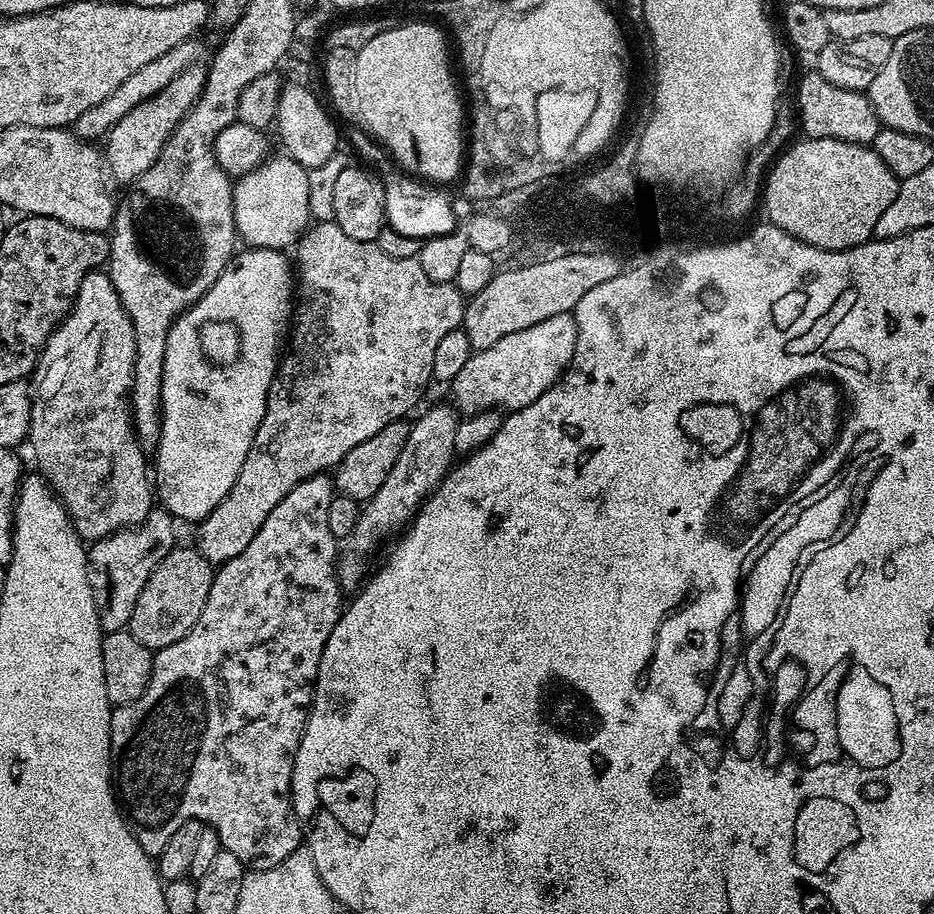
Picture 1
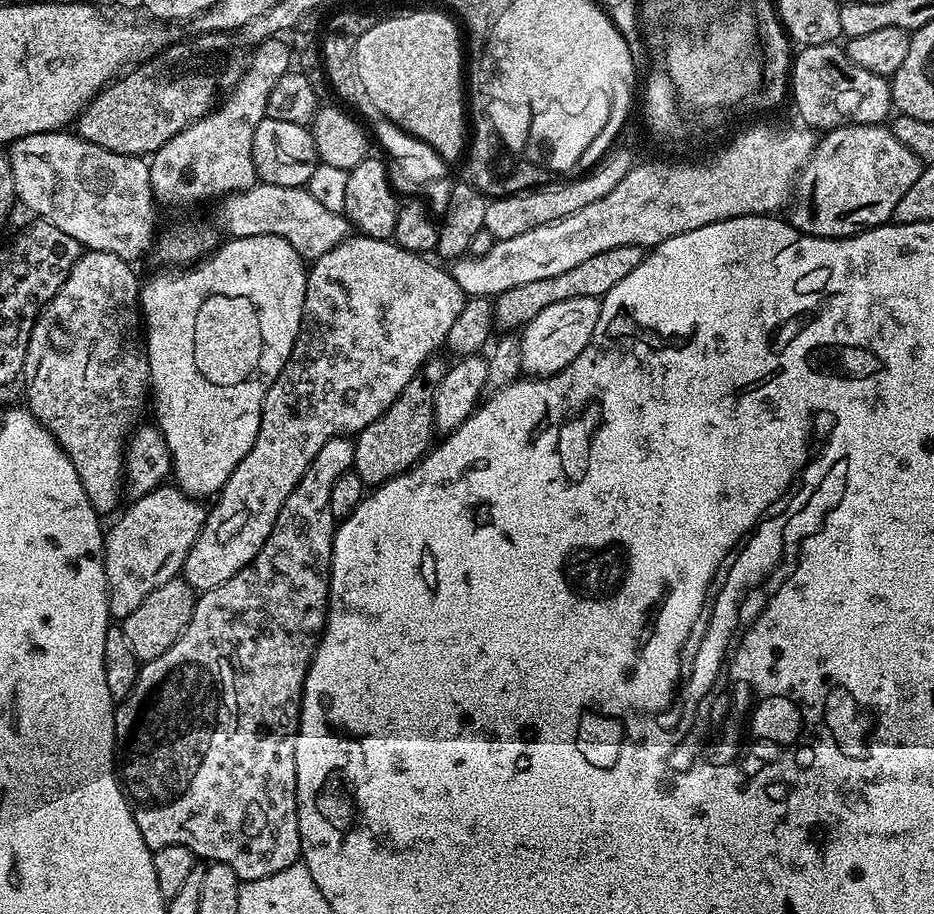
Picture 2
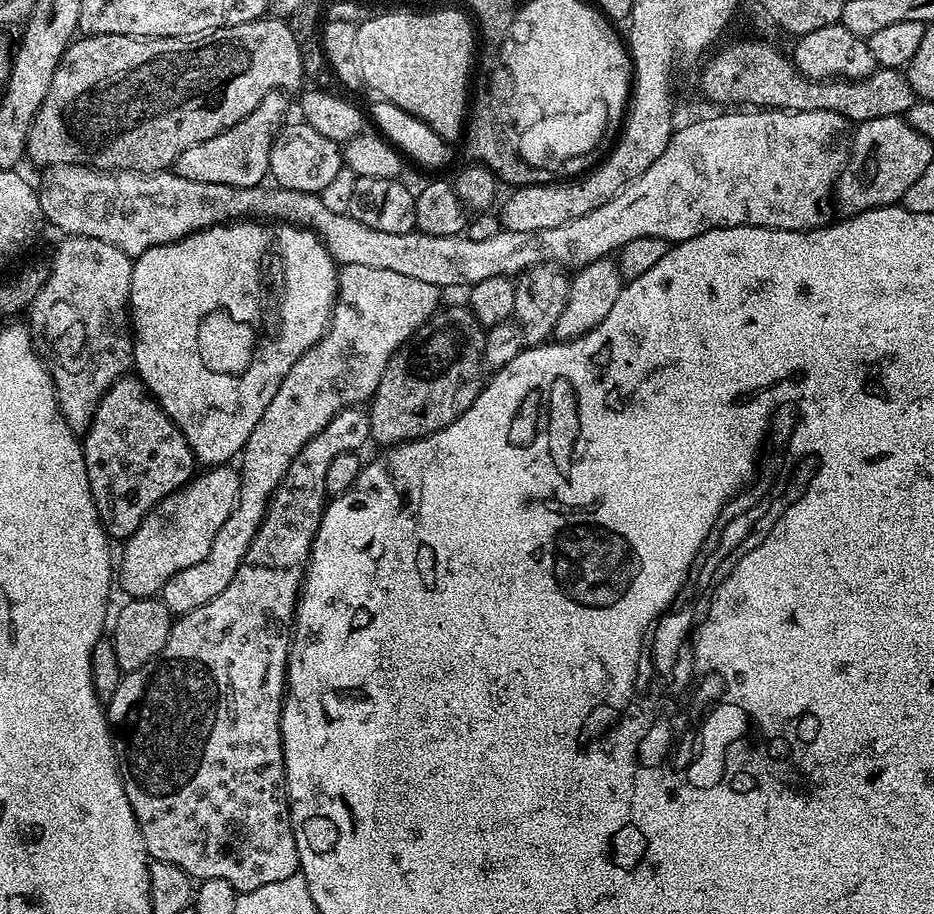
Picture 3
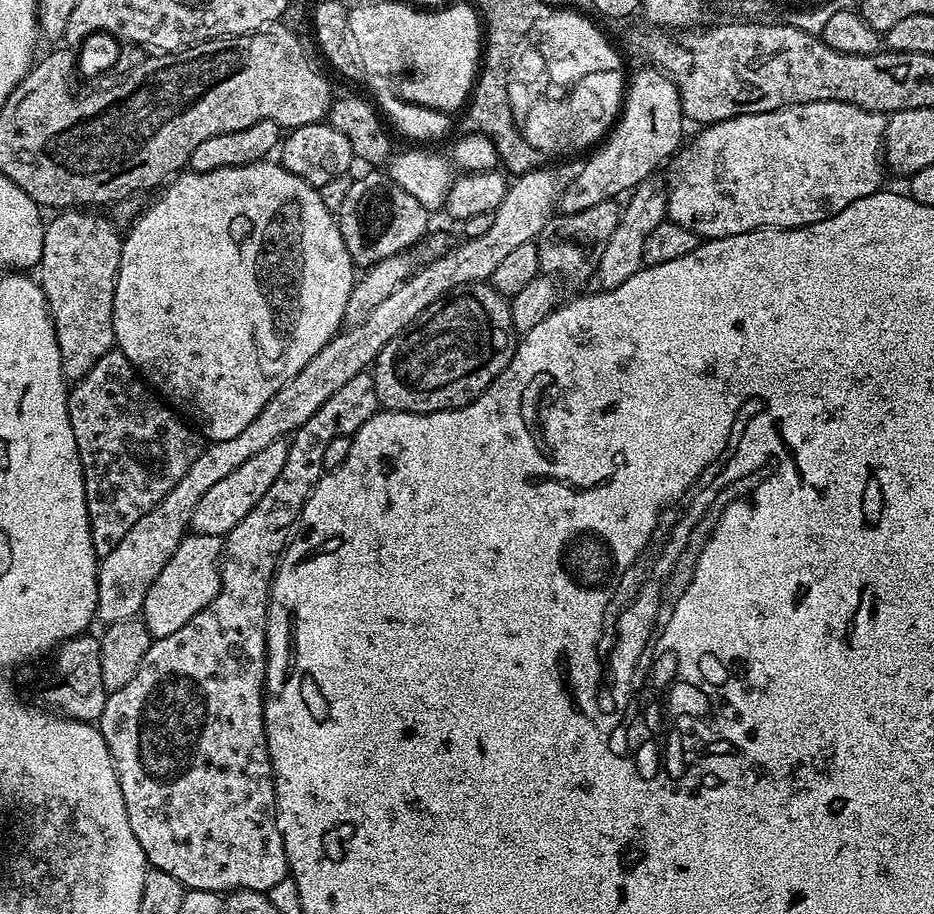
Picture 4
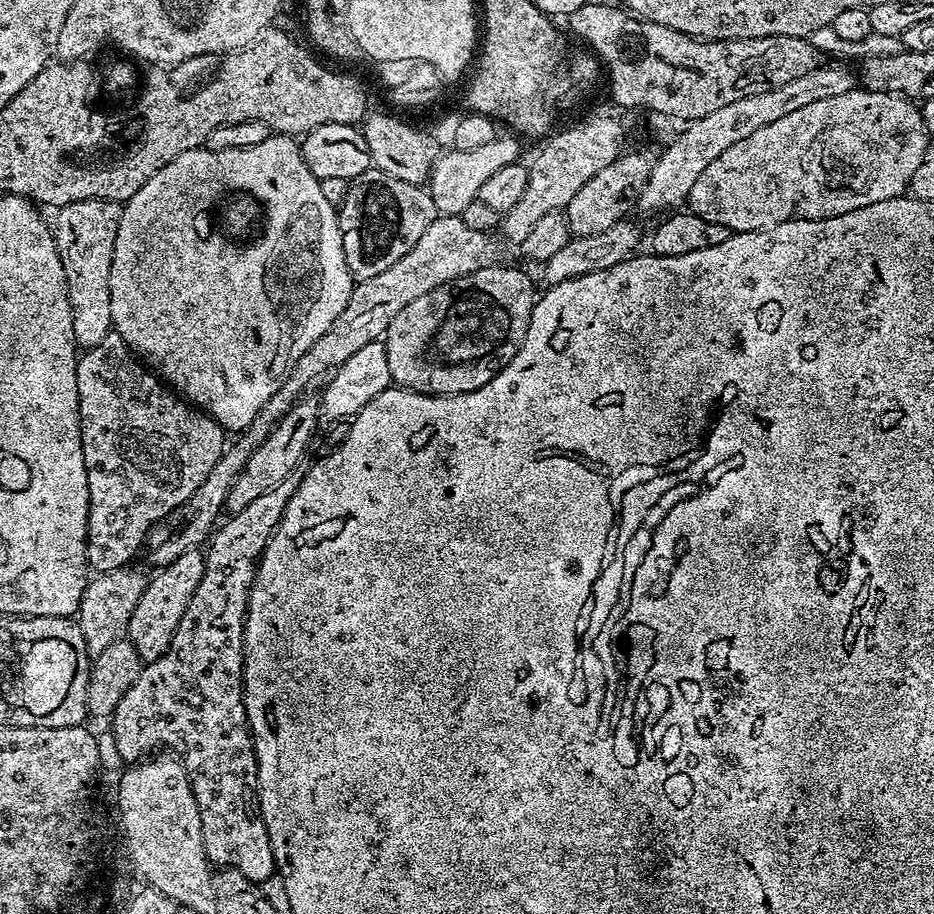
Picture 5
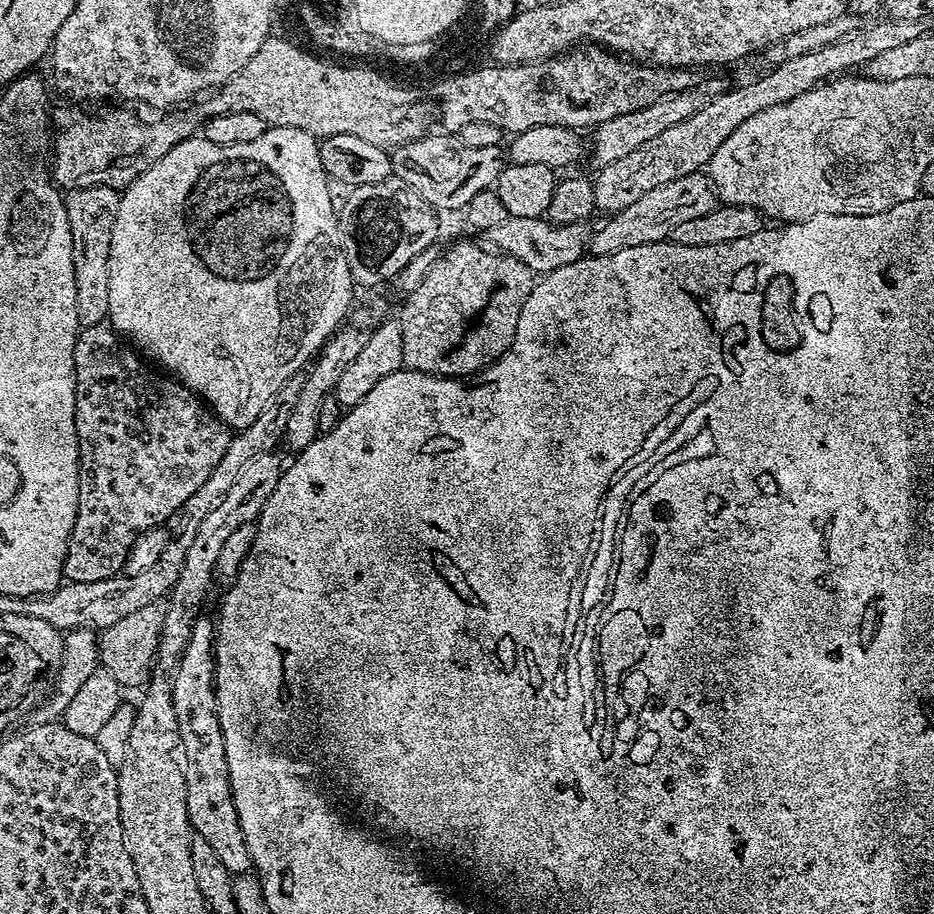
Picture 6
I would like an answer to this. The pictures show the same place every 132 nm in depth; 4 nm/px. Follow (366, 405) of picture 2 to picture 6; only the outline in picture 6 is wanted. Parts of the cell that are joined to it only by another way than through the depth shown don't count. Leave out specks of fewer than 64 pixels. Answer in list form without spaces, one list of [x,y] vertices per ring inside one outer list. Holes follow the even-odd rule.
[[[155,602],[134,610],[134,614],[126,614],[126,618],[118,618],[118,622],[103,629],[99,637],[101,665],[114,674],[125,689],[143,689],[153,679],[152,667],[155,669],[158,664],[162,626],[166,622],[167,613],[163,603]]]

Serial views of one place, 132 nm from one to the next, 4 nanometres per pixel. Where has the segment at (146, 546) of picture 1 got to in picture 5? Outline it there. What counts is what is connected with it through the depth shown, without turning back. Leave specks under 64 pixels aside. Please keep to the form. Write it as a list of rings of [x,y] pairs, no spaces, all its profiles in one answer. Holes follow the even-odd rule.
[[[305,395],[292,405],[292,409],[285,414],[283,420],[264,439],[260,449],[250,458],[242,474],[238,474],[234,486],[230,486],[226,505],[229,513],[246,510],[246,506],[250,506],[254,498],[259,498],[261,494],[274,490],[278,482],[282,482],[287,476],[297,471],[296,467],[299,466],[300,459],[308,452],[308,443],[311,442],[312,435],[316,432],[316,424],[321,423],[319,395],[307,396]]]

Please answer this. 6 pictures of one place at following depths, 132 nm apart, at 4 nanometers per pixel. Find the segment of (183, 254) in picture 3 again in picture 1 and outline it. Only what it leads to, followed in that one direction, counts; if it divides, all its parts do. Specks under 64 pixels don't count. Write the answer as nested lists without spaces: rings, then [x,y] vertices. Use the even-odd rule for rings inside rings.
[[[245,247],[237,251],[222,270],[222,274],[218,274],[214,286],[210,286],[210,290],[206,290],[206,294],[202,294],[202,298],[194,302],[194,306],[190,306],[177,318],[166,338],[166,354],[162,366],[162,398],[160,399],[160,441],[154,449],[154,455],[156,455],[154,488],[164,511],[170,513],[177,521],[205,520],[220,505],[222,498],[226,498],[226,494],[232,489],[238,478],[238,470],[242,470],[242,462],[246,462],[246,454],[250,454],[250,446],[262,422],[262,414],[266,410],[268,391],[276,376],[278,361],[282,356],[282,345],[285,343],[286,333],[290,328],[290,317],[294,312],[294,268],[289,257],[287,260],[284,256],[287,255],[278,248]]]

